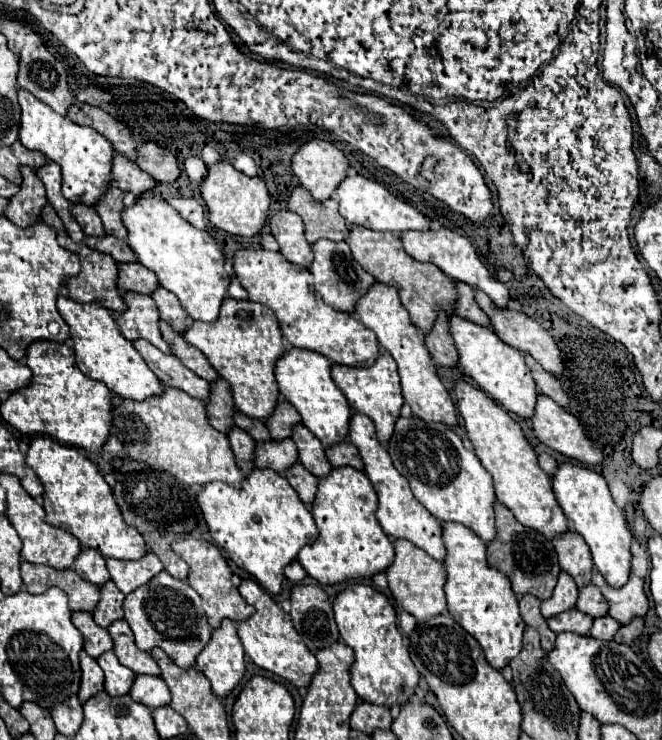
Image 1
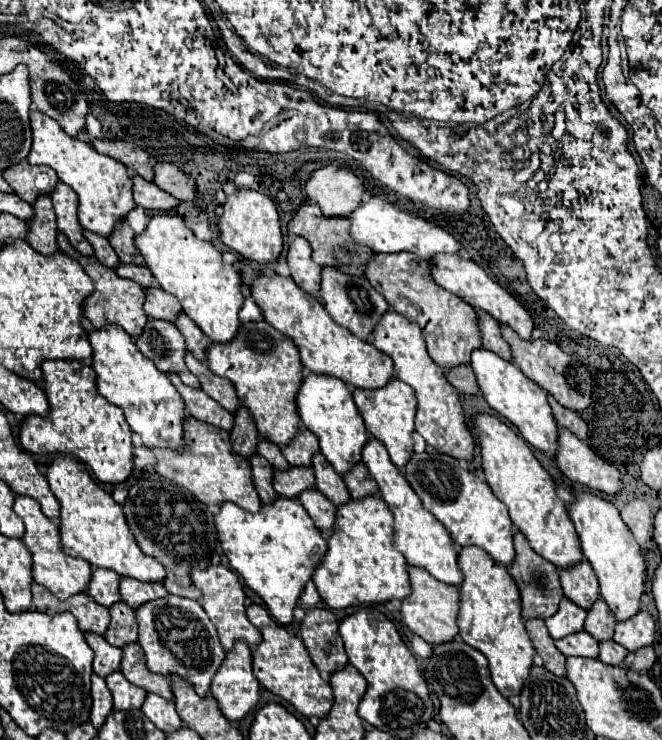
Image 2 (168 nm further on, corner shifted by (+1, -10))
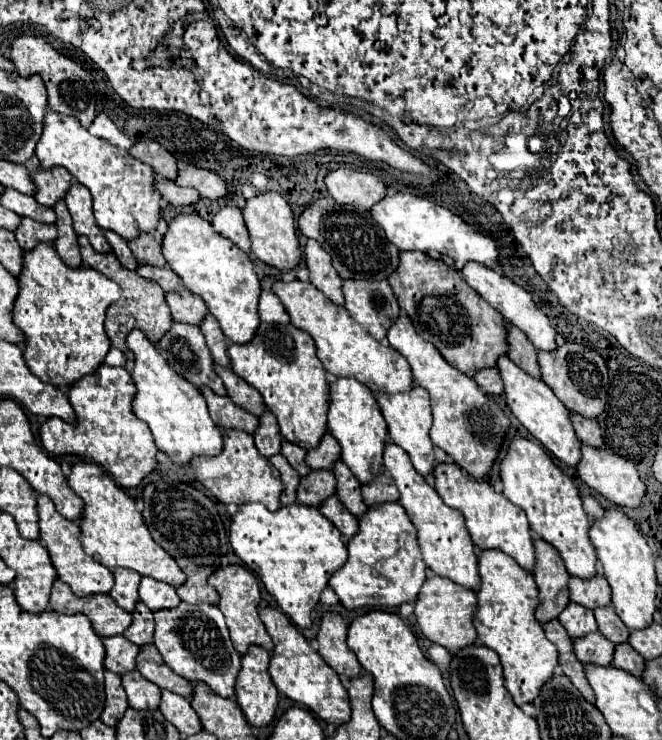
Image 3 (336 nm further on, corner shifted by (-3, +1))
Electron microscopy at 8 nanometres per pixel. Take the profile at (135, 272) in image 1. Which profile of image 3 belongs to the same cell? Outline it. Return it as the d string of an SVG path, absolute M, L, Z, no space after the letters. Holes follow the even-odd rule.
M182 289L180 293L166 293L166 301L170 305L174 321L188 323L188 325L200 325L204 317L208 315L208 307L204 299L194 295L188 289Z

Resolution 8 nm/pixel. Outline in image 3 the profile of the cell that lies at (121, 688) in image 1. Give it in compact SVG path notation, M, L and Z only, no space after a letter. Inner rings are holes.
M140 671L122 675L122 687L132 709L158 709L162 691L158 685L152 685L148 679L140 677Z

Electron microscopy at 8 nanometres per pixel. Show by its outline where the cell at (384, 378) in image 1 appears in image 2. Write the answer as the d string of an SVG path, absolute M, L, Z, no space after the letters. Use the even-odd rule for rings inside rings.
M392 378L386 386L376 388L376 390L364 390L364 388L356 388L352 392L354 402L358 406L358 412L366 424L366 430L378 438L380 442L384 442L390 460L398 466L404 468L404 464L408 462L408 456L414 450L414 442L412 442L412 430L414 430L414 414L416 414L416 400L414 400L414 392L412 388L408 388L408 384L404 384L398 378Z

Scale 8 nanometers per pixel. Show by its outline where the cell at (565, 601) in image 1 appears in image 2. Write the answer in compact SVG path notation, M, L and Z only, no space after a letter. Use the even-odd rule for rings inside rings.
M562 598L558 612L554 616L546 618L546 628L548 628L552 638L562 638L562 636L568 636L572 632L582 630L584 628L584 618L586 618L584 608L576 606L568 598Z

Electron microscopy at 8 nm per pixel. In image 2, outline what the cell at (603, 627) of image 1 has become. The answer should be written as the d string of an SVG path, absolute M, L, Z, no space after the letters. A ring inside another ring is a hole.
M602 640L600 642L600 660L604 662L604 664L622 664L622 660L624 660L624 656L628 654L628 650L624 648L624 646L620 646L620 644L616 644L614 640Z

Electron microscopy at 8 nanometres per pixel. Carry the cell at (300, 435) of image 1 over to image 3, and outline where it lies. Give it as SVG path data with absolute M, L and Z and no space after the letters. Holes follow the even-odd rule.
M338 461L334 465L334 475L338 479L338 493L336 493L338 499L350 509L350 513L354 517L362 517L368 511L368 505L364 505L364 501L362 501L360 481L354 479L352 471L342 461Z

